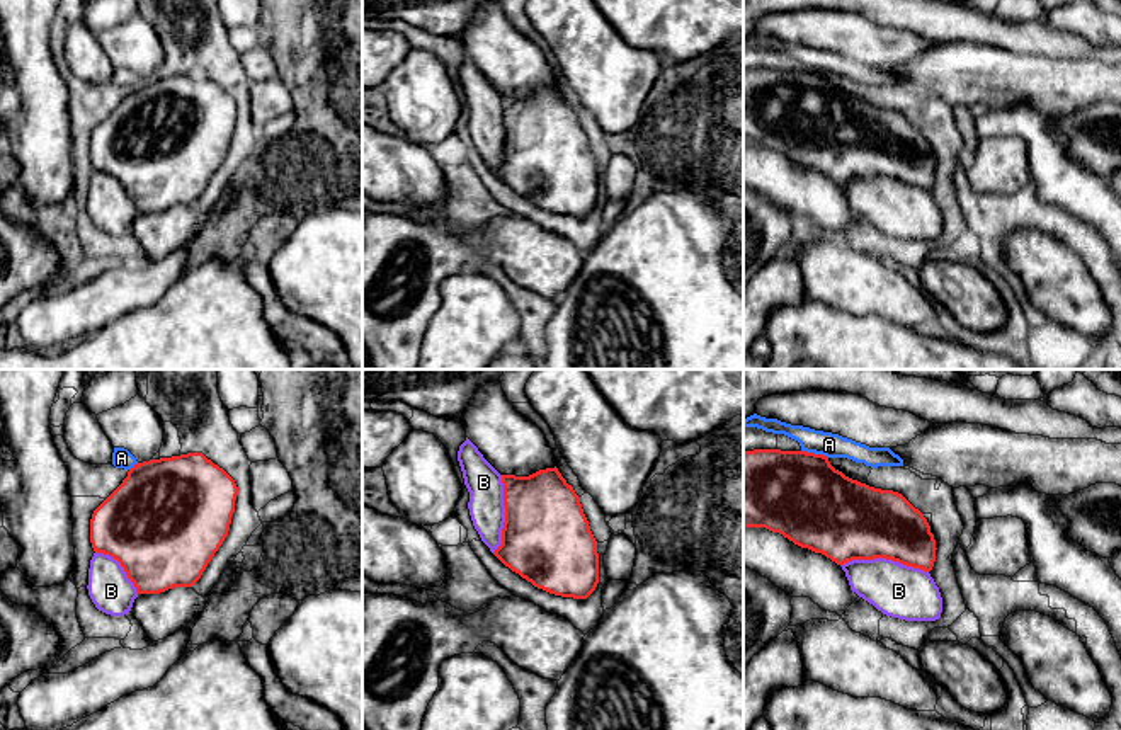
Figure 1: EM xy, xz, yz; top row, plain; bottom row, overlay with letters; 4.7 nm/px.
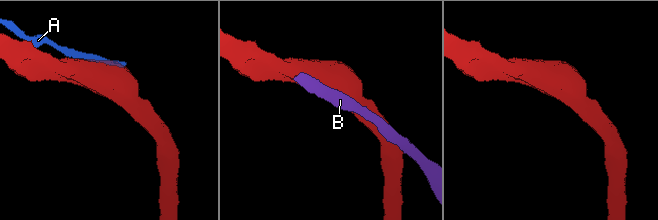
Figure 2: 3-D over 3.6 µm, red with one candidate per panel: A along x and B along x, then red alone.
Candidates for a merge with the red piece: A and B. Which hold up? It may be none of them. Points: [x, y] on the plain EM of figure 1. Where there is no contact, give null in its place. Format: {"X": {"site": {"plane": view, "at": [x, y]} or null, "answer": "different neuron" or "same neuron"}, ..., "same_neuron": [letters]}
{"A": {"site": {"plane": "yz", "at": [813, 72]}, "answer": "different neuron"}, "B": {"site": {"plane": "yz", "at": [885, 176]}, "answer": "same neuron"}, "same_neuron": ["B"]}

